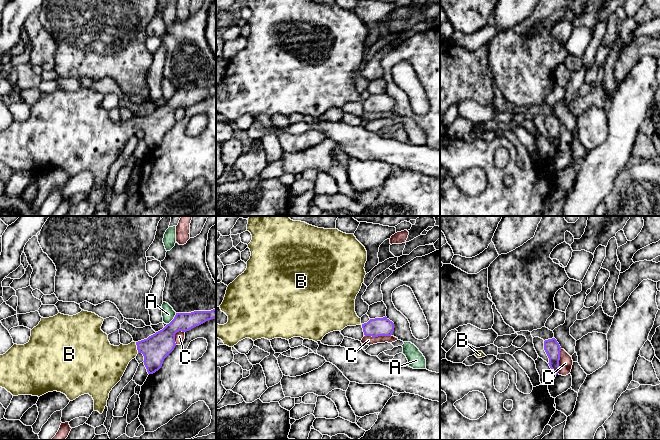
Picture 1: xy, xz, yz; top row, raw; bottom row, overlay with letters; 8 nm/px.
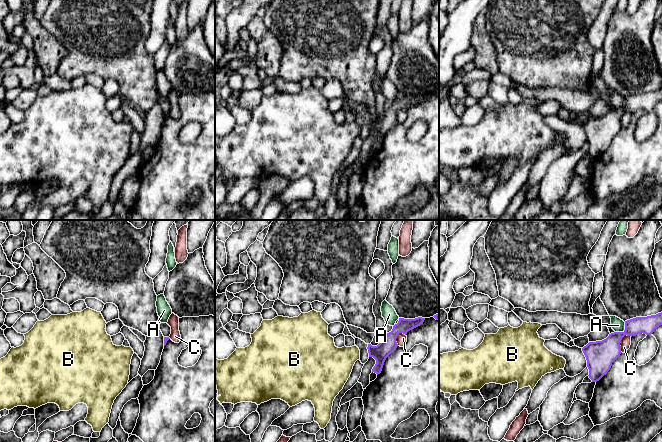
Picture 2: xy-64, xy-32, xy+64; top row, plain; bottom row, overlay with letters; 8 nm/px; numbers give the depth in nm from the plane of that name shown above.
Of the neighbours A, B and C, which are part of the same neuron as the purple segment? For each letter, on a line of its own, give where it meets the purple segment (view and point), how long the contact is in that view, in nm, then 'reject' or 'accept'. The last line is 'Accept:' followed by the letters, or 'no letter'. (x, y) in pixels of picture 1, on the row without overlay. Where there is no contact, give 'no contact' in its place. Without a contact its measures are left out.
A: xy (173, 95) | 120 nm | reject
B: xy (137, 123) | 90 nm | accept
C: xz (378, 111) | 220 nm | reject
Accept: B

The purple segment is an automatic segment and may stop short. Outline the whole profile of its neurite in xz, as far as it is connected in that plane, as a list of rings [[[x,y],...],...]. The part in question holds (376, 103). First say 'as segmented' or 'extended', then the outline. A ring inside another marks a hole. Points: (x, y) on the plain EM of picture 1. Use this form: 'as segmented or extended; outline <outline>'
as segmented; outline [[[385,92],[370,95],[367,99],[362,100],[362,104],[365,112],[391,112],[394,107],[394,99]]]

